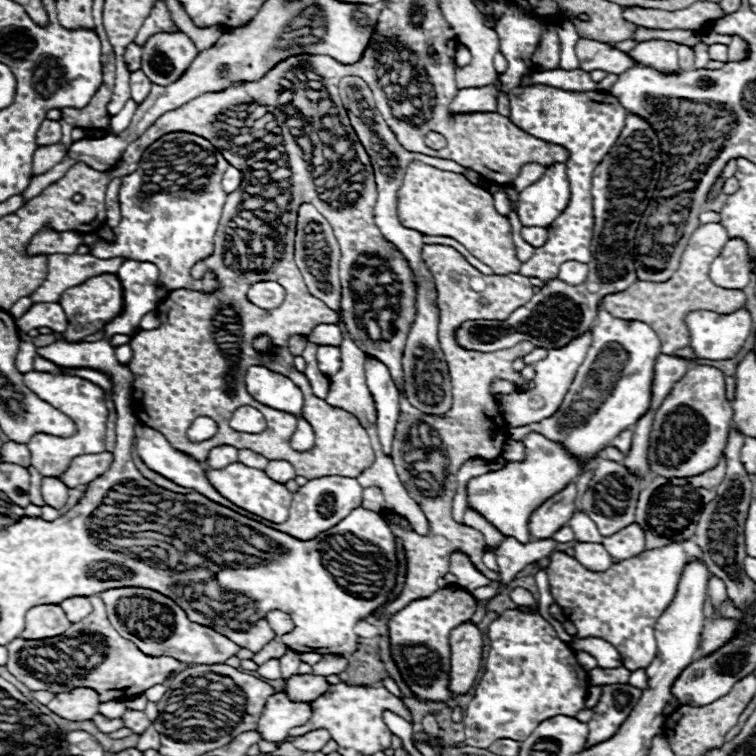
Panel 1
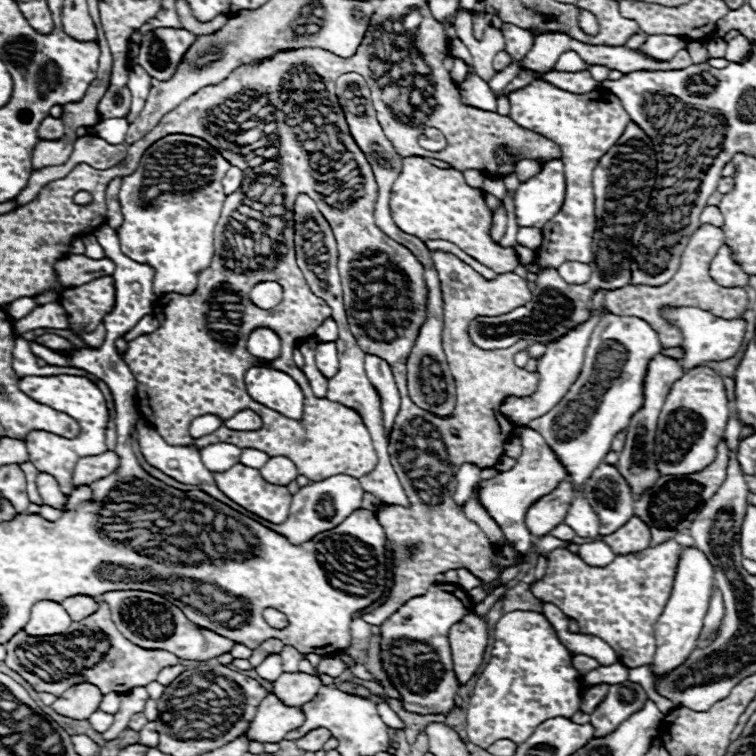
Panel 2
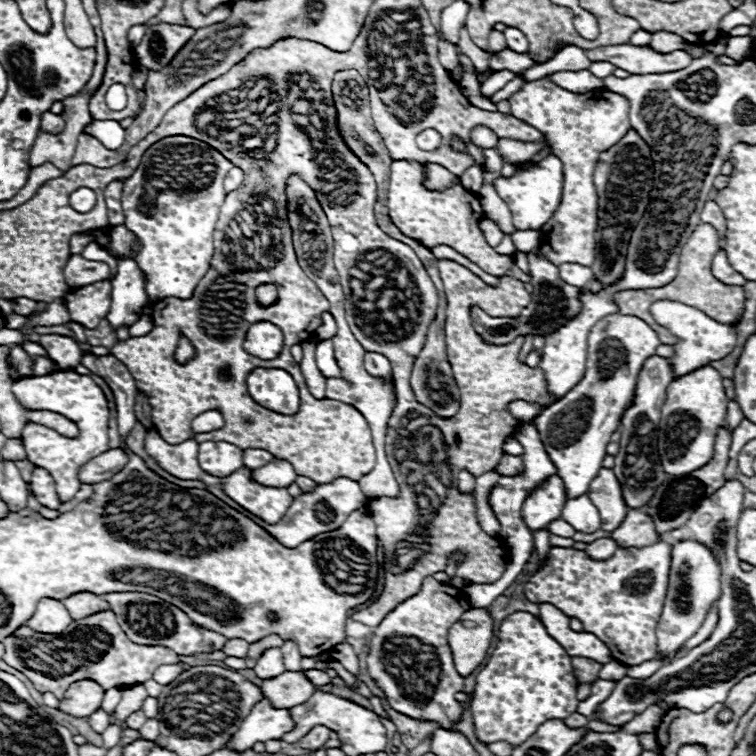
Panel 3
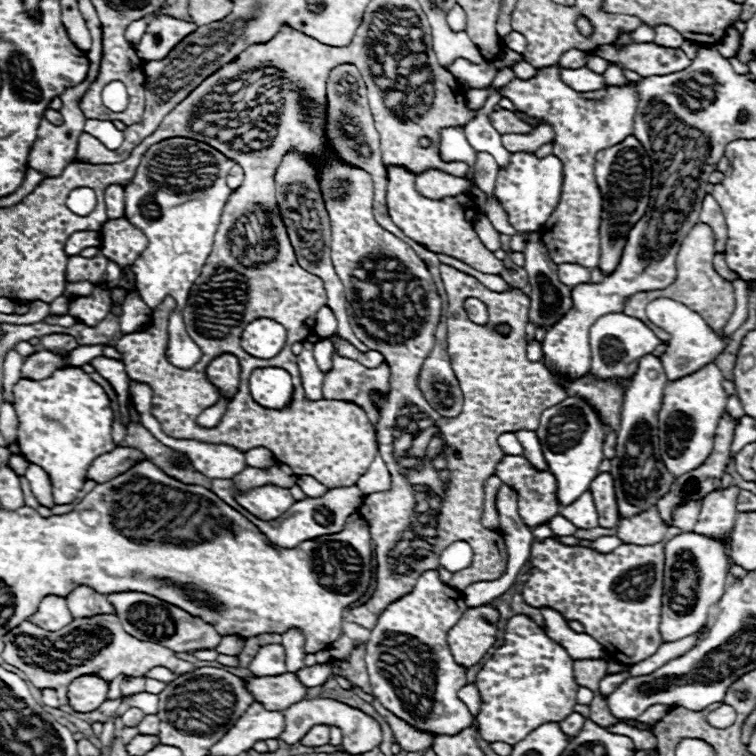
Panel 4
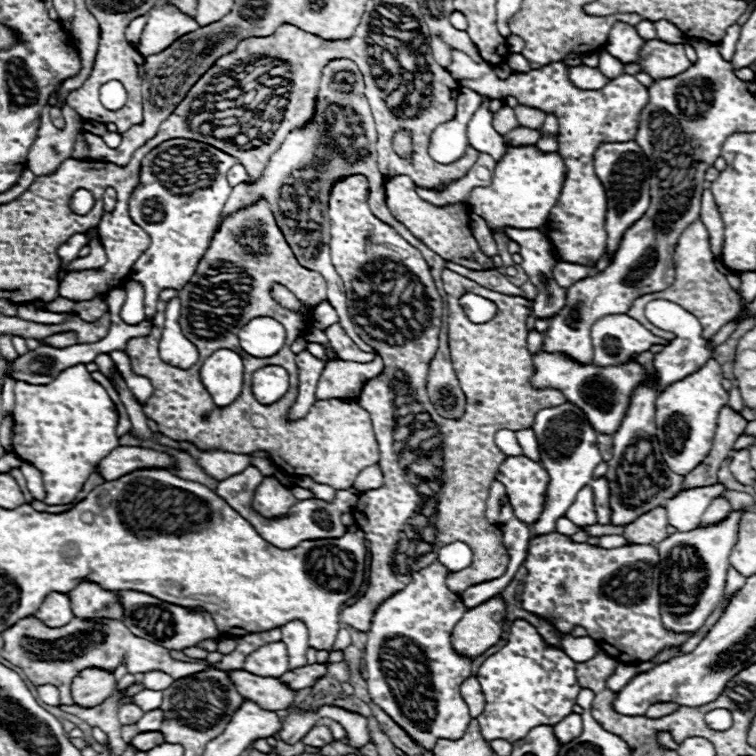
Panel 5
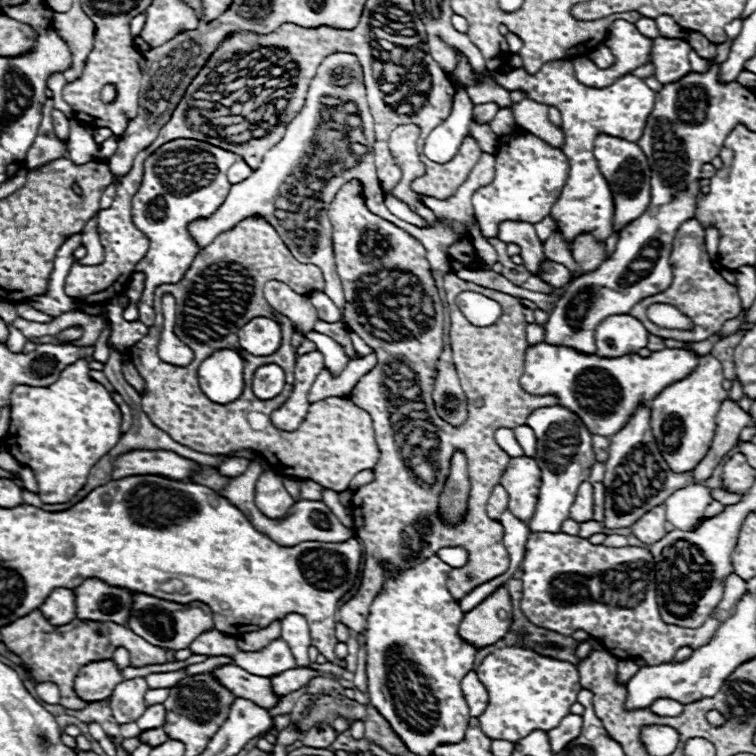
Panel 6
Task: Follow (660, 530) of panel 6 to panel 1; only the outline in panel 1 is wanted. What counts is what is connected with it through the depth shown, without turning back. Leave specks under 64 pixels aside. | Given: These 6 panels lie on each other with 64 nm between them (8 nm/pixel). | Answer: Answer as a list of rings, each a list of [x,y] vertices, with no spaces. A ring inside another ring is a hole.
[[[630,524],[626,528],[622,528],[622,532],[616,532],[614,536],[606,536],[602,540],[602,544],[606,546],[606,550],[610,550],[610,556],[614,562],[626,560],[630,556],[636,556],[640,552],[646,550],[646,538],[644,538],[644,530],[640,524]]]

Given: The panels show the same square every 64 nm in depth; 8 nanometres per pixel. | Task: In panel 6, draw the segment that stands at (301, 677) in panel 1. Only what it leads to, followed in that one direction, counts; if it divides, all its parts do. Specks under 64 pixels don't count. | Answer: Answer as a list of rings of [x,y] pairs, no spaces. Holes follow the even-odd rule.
[[[224,664],[210,672],[214,672],[214,678],[224,688],[230,688],[230,692],[234,692],[234,696],[246,698],[246,700],[258,704],[260,708],[272,708],[280,698],[280,696],[274,696],[270,678],[254,676],[236,664]]]

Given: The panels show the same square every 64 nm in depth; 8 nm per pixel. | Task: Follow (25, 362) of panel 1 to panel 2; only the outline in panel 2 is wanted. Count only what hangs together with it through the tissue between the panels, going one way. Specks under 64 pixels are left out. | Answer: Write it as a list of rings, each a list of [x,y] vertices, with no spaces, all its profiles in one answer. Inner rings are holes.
[[[18,337],[15,340],[12,365],[19,377],[28,375],[51,376],[60,374],[84,376],[87,374],[87,371],[73,367],[59,367],[52,365],[39,367],[37,365],[37,357],[34,356],[30,350],[30,341],[27,341],[21,337]]]

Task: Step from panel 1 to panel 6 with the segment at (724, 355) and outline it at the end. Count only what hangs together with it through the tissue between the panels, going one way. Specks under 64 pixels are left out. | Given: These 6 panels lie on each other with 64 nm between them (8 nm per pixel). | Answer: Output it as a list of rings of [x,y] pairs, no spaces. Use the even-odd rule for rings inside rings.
[[[652,304],[648,308],[648,314],[652,322],[656,322],[662,328],[690,328],[692,320],[684,316],[678,308],[668,306],[668,304]],[[538,342],[526,348],[524,376],[520,386],[536,396],[552,394],[558,398],[558,406],[570,408],[576,416],[598,436],[614,436],[640,404],[650,404],[668,384],[686,378],[698,366],[698,358],[686,350],[664,348],[652,352],[650,358],[636,358],[636,354],[622,358],[602,358],[598,354],[584,356],[574,348],[554,346]]]

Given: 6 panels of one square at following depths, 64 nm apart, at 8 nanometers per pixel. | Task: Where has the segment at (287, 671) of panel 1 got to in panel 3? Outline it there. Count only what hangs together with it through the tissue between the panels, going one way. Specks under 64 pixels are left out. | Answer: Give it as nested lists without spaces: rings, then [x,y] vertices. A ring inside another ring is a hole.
[[[284,640],[282,644],[282,654],[284,654],[284,666],[288,672],[298,672],[302,670],[300,666],[300,660],[302,660],[302,654],[298,650],[298,644],[294,644],[294,640]]]

